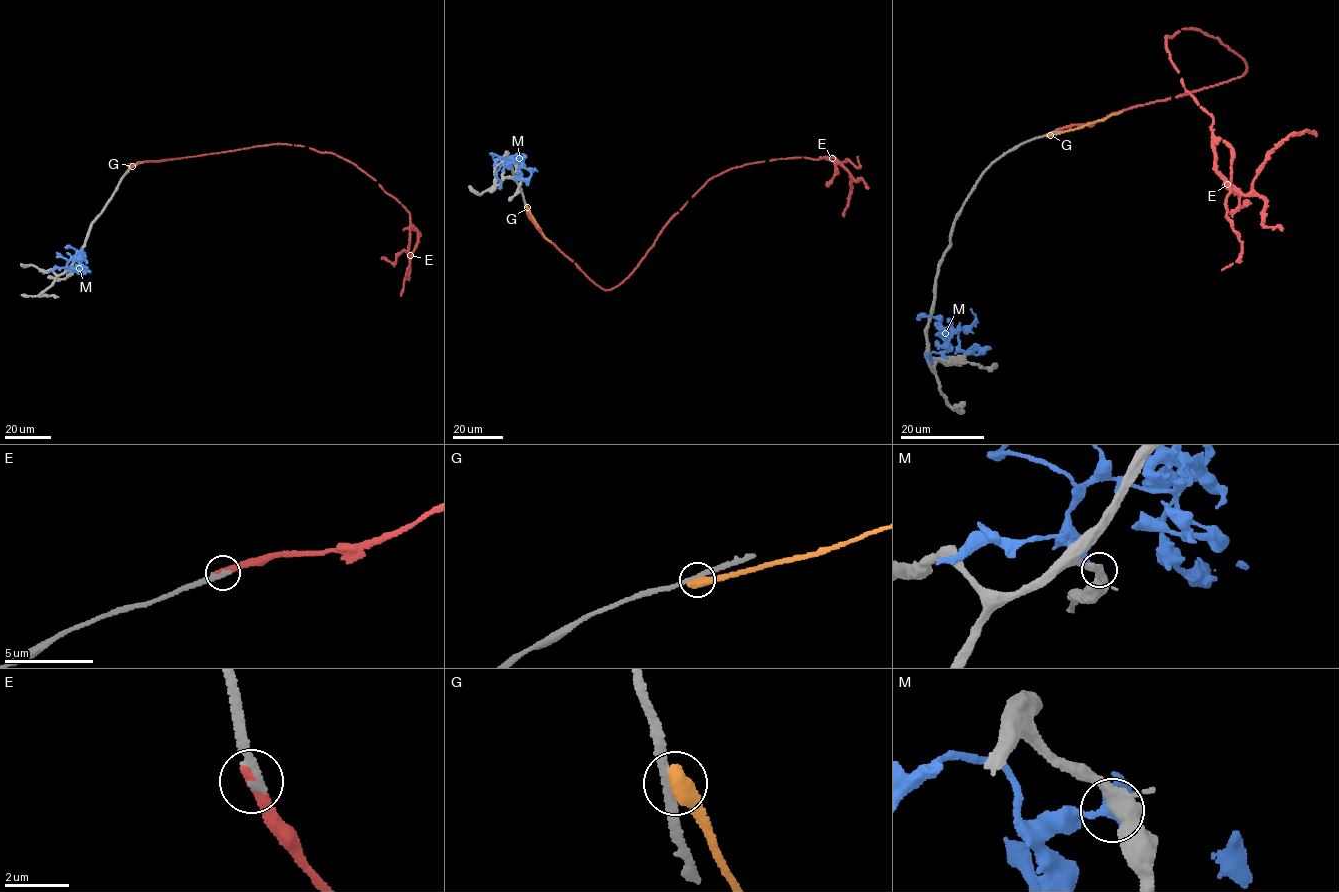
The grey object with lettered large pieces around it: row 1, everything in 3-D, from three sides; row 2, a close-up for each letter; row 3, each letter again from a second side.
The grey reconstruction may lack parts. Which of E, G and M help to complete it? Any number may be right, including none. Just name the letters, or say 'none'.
E

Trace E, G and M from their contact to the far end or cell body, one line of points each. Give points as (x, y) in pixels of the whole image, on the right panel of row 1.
E: (1060, 129), (1246, 72), (1193, 27), (1166, 49), (1232, 185), (1246, 194), (1282, 141), (1316, 136)
G: (1049, 135), (1102, 120), (1122, 111)
M: (944, 357), (949, 347), (948, 329), (958, 330), (959, 348), (979, 355), (975, 344)

